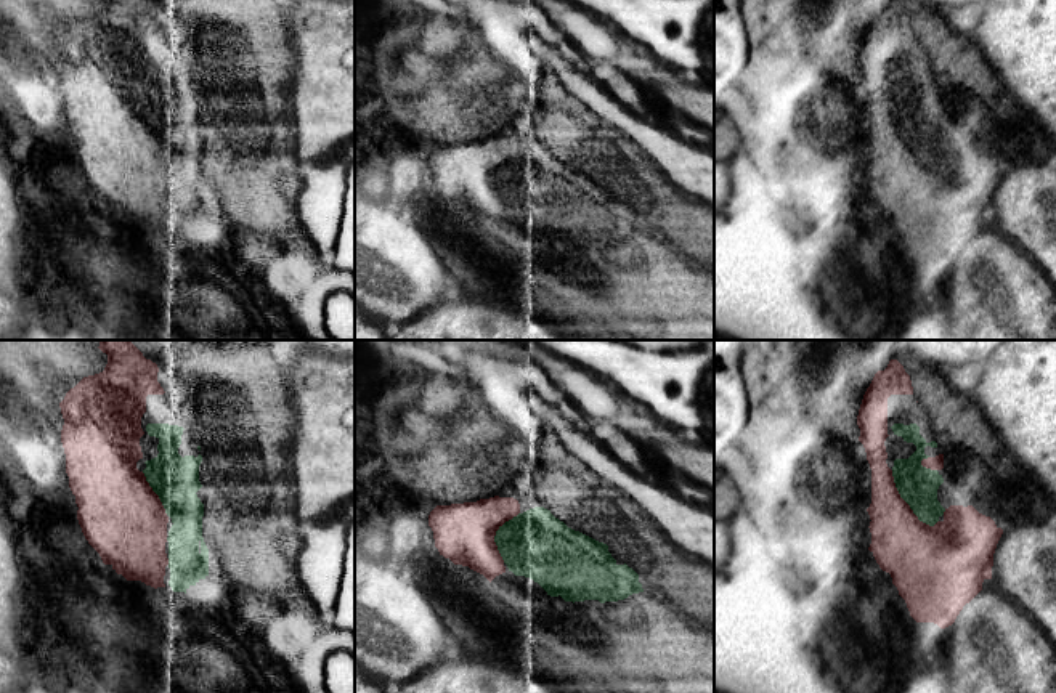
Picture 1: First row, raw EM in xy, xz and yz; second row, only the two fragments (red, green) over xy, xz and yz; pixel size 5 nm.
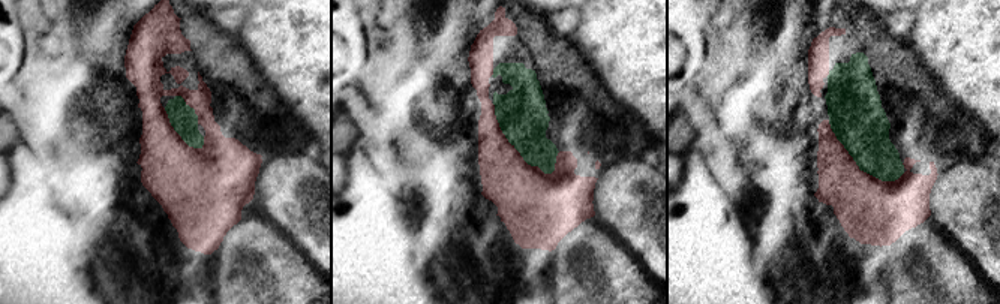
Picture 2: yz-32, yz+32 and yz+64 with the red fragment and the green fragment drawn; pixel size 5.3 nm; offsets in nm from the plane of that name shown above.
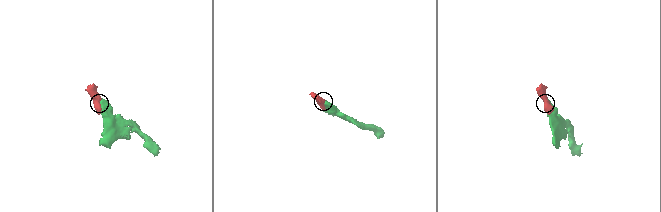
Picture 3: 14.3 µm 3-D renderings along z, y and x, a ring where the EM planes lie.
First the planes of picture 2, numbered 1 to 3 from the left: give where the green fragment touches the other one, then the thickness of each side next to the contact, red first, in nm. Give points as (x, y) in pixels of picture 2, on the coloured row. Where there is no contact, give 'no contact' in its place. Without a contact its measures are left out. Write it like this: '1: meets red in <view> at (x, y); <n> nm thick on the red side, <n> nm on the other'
1: meets red in yz-32 at (177, 134); 360 nm thick on the red side, 140 nm on the other
2: meets red in yz+32 at (511, 146); 300 nm thick on the red side, 260 nm on the other
3: meets red in yz+64 at (858, 166); 340 nm thick on the red side, 300 nm on the other

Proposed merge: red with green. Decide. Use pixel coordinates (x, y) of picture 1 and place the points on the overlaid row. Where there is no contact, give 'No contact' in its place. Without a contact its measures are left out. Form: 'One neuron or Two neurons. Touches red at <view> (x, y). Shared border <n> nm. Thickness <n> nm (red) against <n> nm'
One neuron. Touches red at yz (905, 502). Shared border 360 nm. Thickness 320 nm (red) against 200 nm

